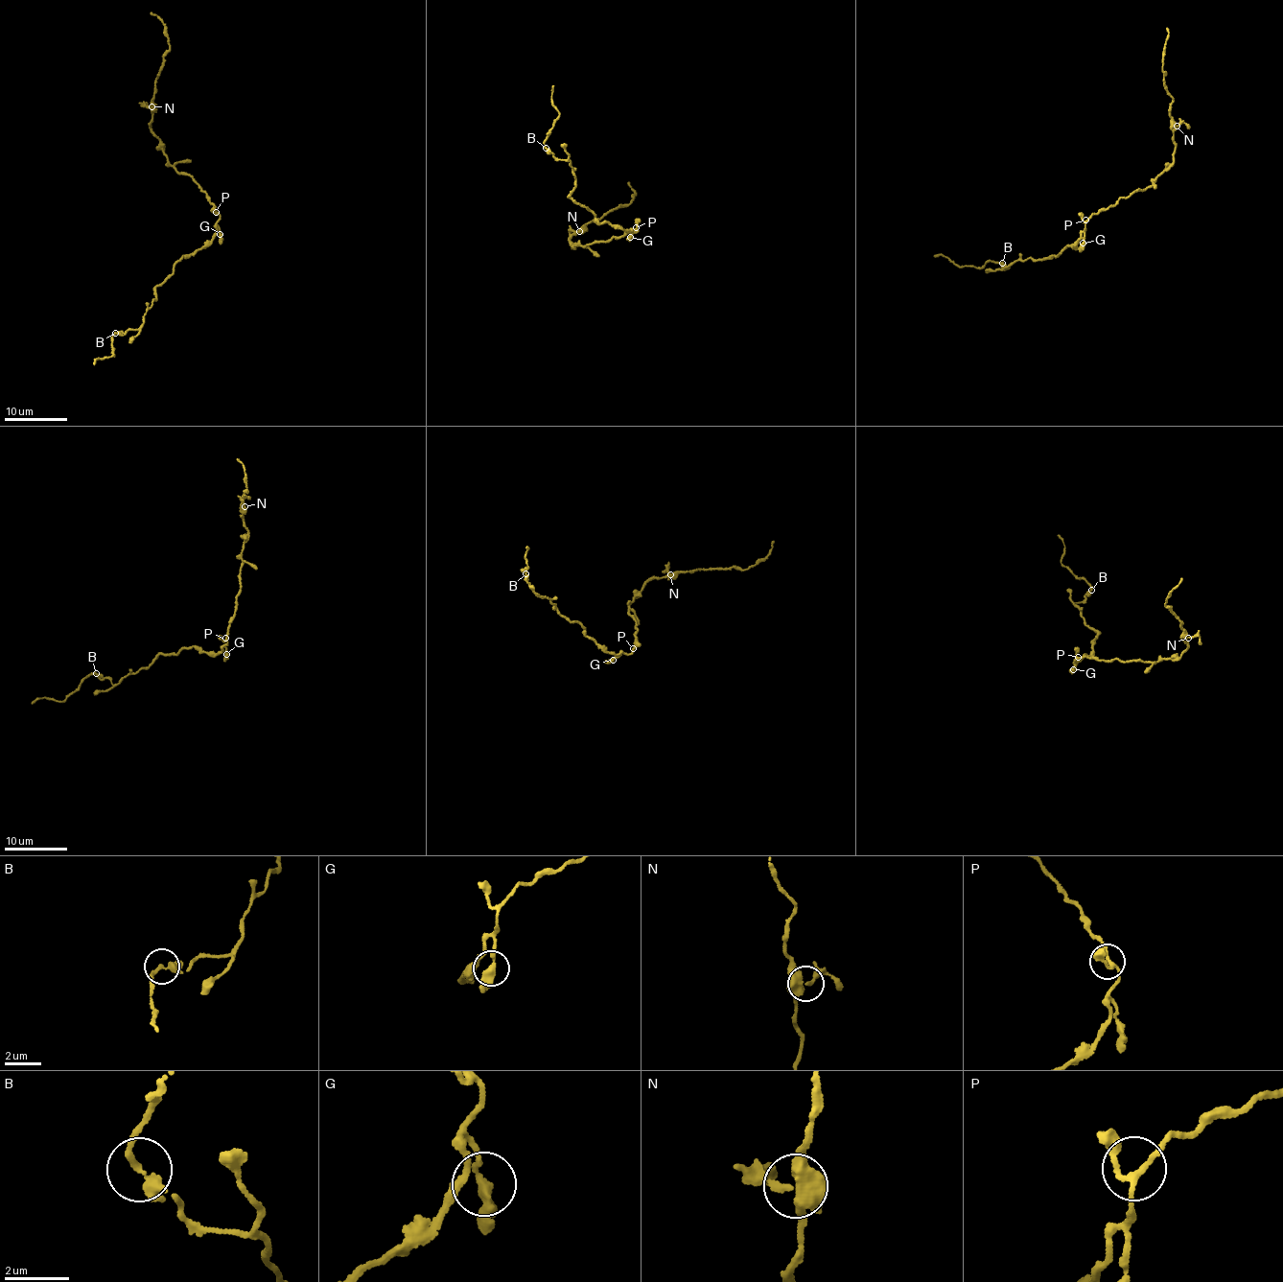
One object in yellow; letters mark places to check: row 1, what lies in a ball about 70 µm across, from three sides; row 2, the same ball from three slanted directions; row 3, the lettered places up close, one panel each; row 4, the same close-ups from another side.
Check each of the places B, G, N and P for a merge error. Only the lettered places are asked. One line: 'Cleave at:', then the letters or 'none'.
Cleave at: none

